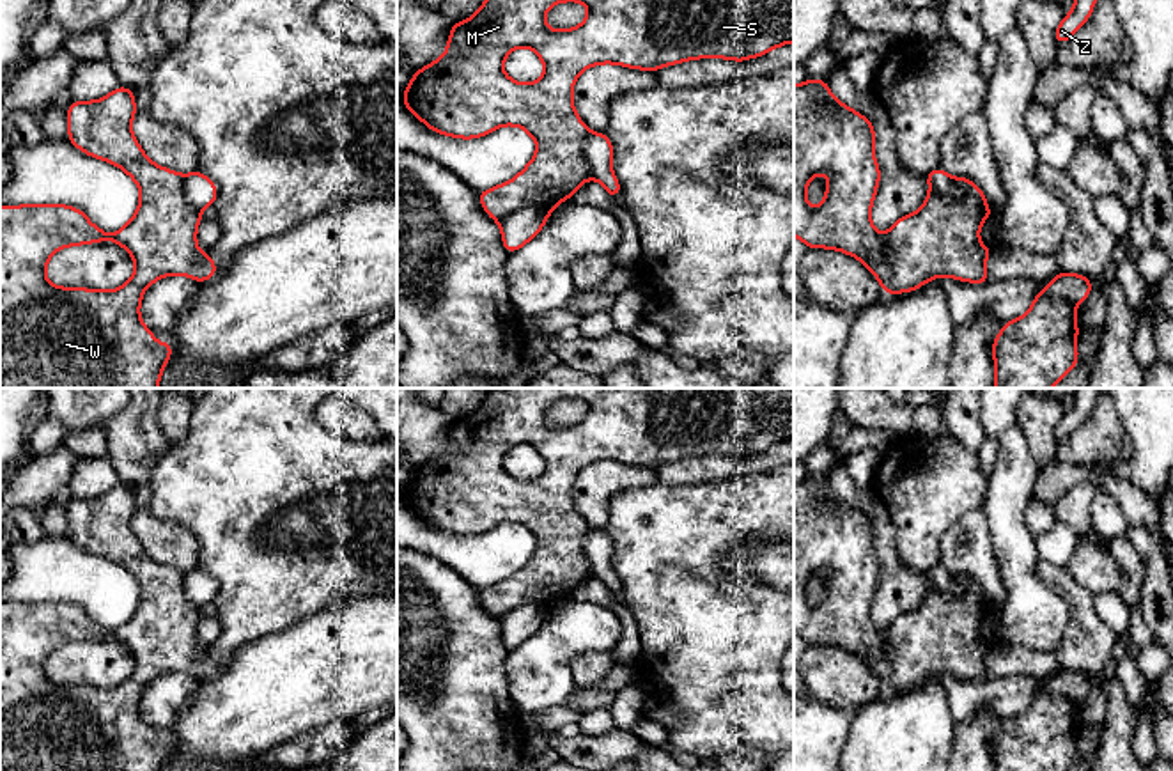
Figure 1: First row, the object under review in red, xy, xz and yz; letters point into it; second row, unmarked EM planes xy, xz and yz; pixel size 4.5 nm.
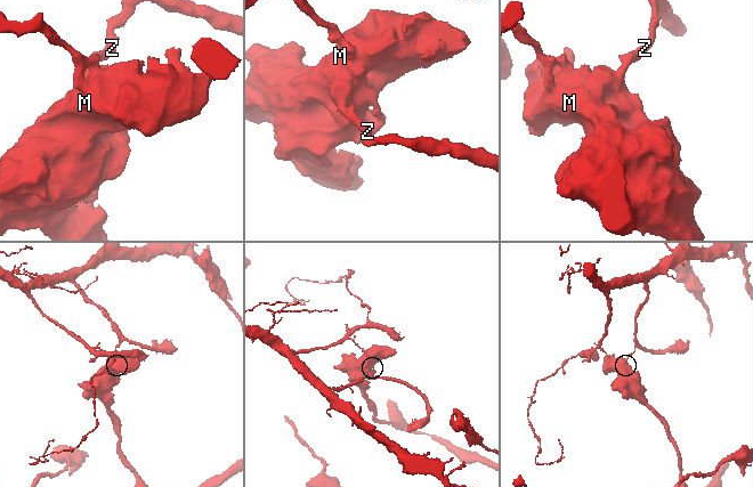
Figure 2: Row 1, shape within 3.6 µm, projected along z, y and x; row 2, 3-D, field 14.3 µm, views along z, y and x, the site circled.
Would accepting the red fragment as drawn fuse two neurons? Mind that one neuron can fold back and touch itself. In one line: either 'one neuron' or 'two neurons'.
two neurons

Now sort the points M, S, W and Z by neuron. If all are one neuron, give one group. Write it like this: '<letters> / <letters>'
M S W / Z

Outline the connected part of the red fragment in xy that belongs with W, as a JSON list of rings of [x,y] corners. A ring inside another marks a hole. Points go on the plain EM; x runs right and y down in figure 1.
[[[119,482],[97,498],[71,498],[67,503],[67,537],[82,549],[122,565],[140,587],[135,613],[117,629],[97,626],[83,608],[64,601],[0,603],[0,771],[161,771],[174,741],[156,739],[152,727],[140,718],[140,698],[145,686],[170,672],[184,672],[195,679],[216,674],[211,650],[197,645],[200,608],[184,596],[183,572],[156,562],[136,539],[131,519],[136,512],[135,489]],[[113,638],[135,658],[133,674],[115,688],[55,684],[46,677],[46,661],[66,643]]]

